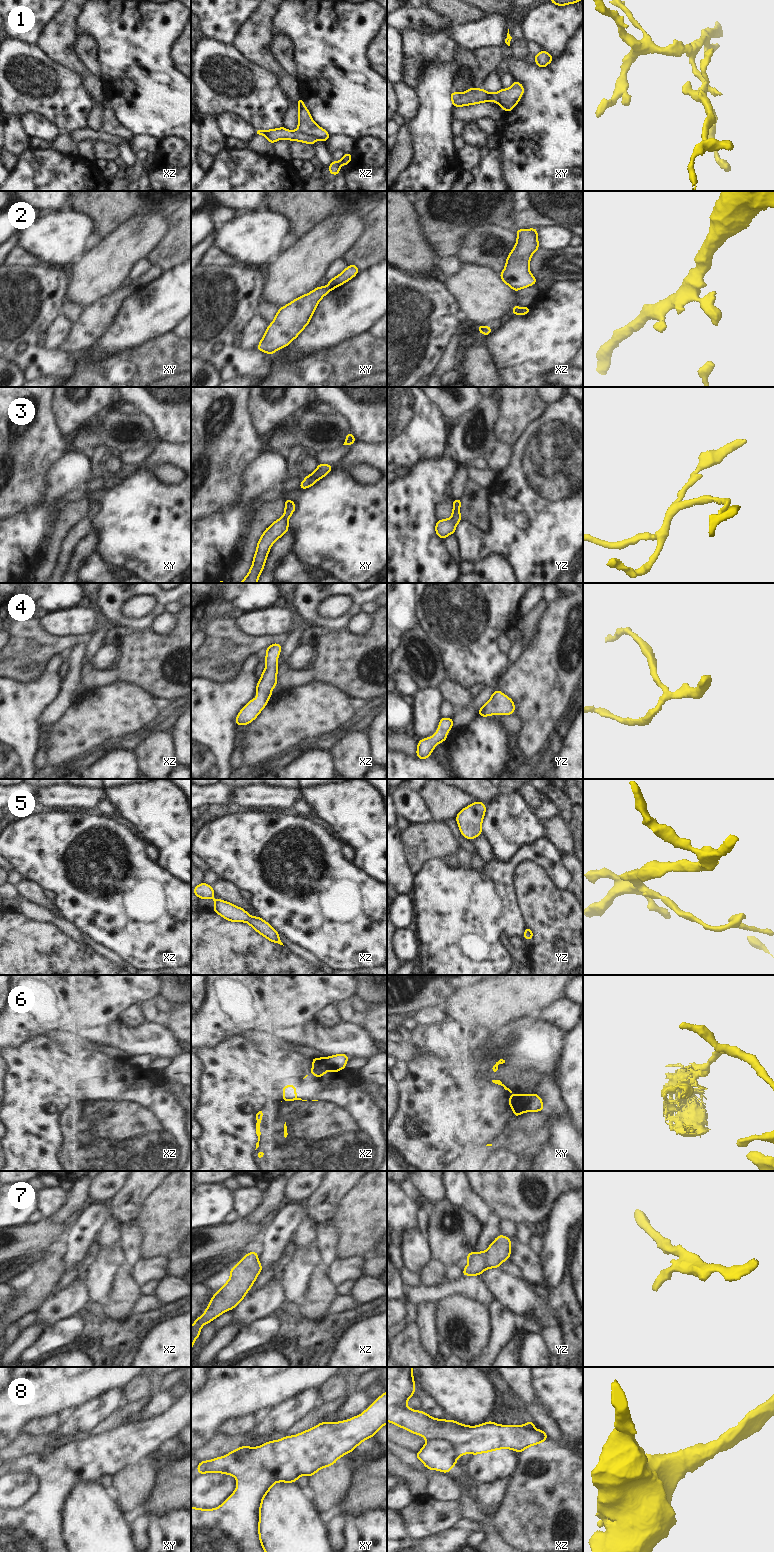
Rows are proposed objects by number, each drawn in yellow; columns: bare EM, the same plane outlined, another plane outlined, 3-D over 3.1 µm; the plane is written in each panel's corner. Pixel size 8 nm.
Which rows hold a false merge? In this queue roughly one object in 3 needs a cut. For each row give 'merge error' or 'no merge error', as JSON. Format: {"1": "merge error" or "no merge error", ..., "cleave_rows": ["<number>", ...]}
{"1": "merge error", "2": "no merge error", "3": "no merge error", "4": "no merge error", "5": "no merge error", "6": "merge error", "7": "no merge error", "8": "merge error", "cleave_rows": ["1", "6", "8"]}

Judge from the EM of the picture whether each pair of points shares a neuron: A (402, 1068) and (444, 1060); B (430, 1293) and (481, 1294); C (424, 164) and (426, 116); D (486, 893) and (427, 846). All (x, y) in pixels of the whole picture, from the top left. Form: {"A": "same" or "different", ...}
{"A": "different", "B": "same", "C": "same", "D": "different"}

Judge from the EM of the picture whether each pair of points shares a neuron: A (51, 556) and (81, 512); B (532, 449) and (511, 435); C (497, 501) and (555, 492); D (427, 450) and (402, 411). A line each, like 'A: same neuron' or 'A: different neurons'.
A: same neuron
B: different neurons
C: same neuron
D: same neuron

